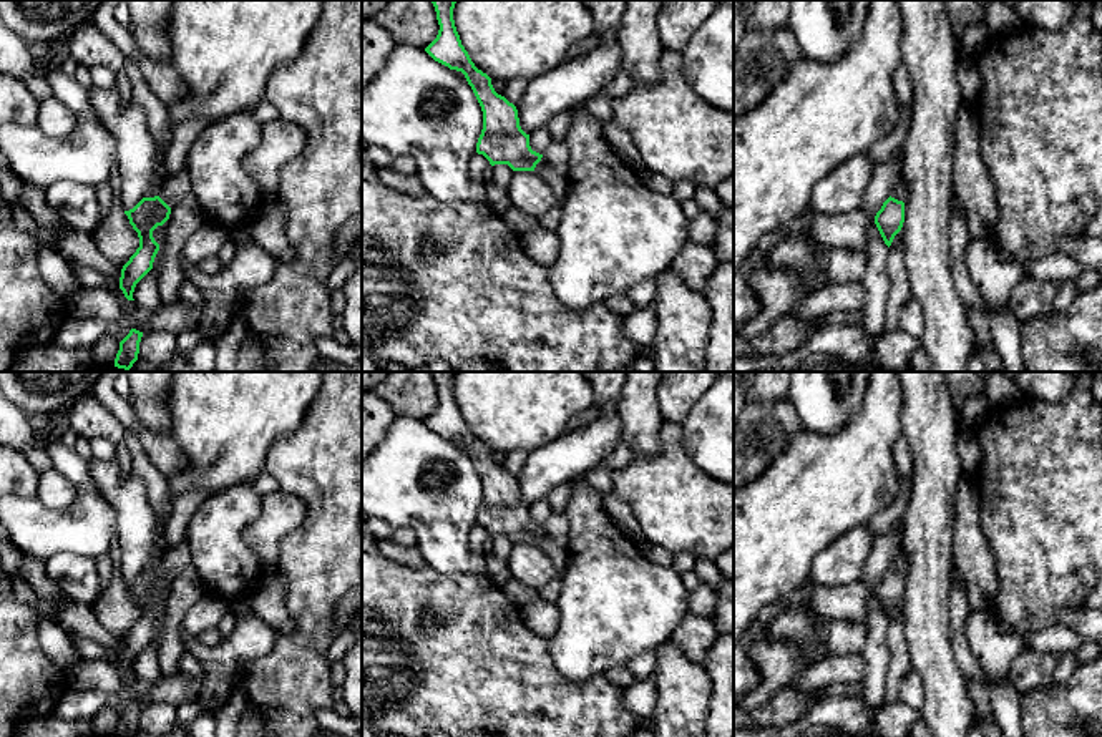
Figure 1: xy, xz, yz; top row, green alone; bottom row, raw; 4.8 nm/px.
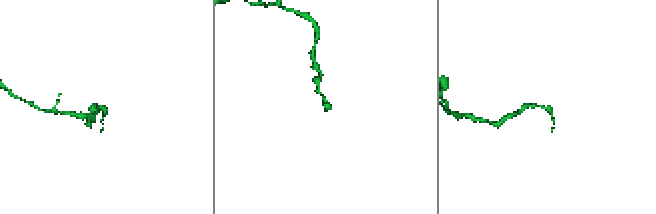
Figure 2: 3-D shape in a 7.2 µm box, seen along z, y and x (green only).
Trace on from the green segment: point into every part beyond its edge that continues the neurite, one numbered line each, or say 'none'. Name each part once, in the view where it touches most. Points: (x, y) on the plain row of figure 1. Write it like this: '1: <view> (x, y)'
1: xz (558, 555)

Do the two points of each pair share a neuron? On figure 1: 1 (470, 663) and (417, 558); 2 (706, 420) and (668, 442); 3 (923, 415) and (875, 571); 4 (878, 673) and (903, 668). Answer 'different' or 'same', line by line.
1: different
2: different
3: different
4: different

